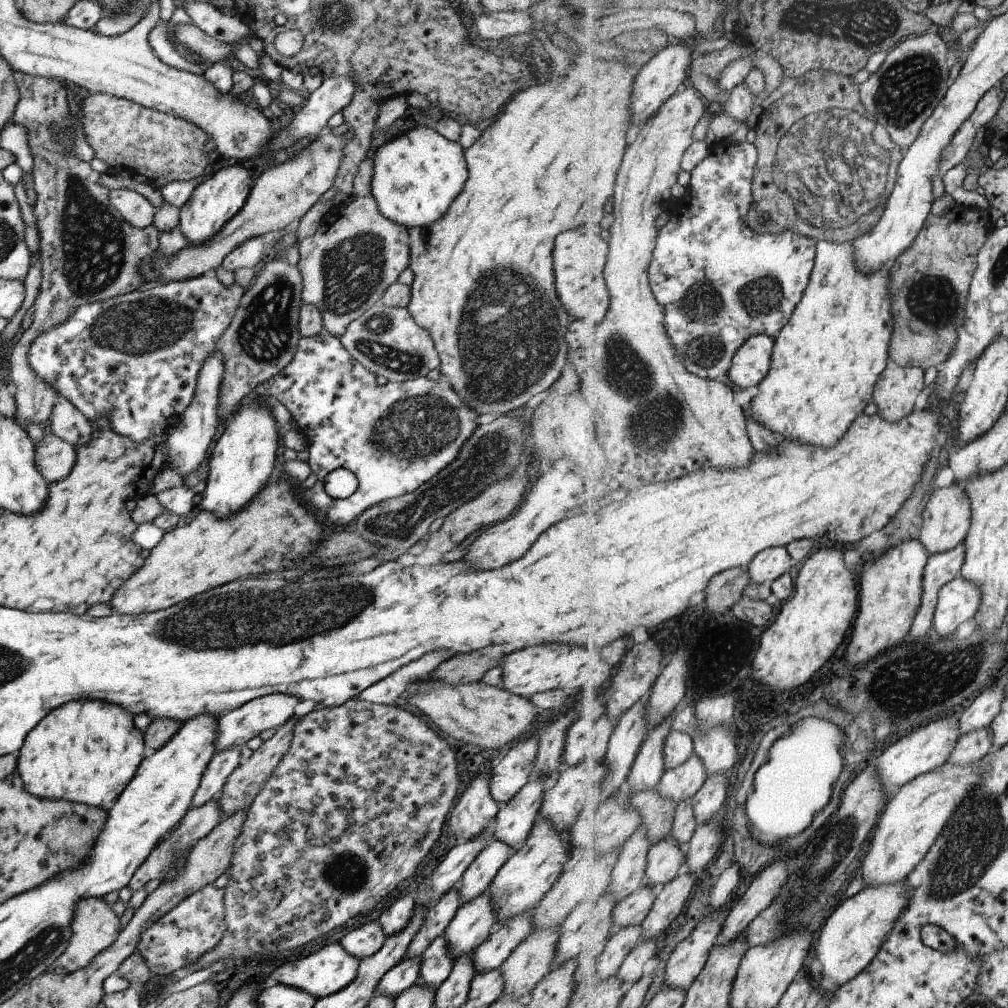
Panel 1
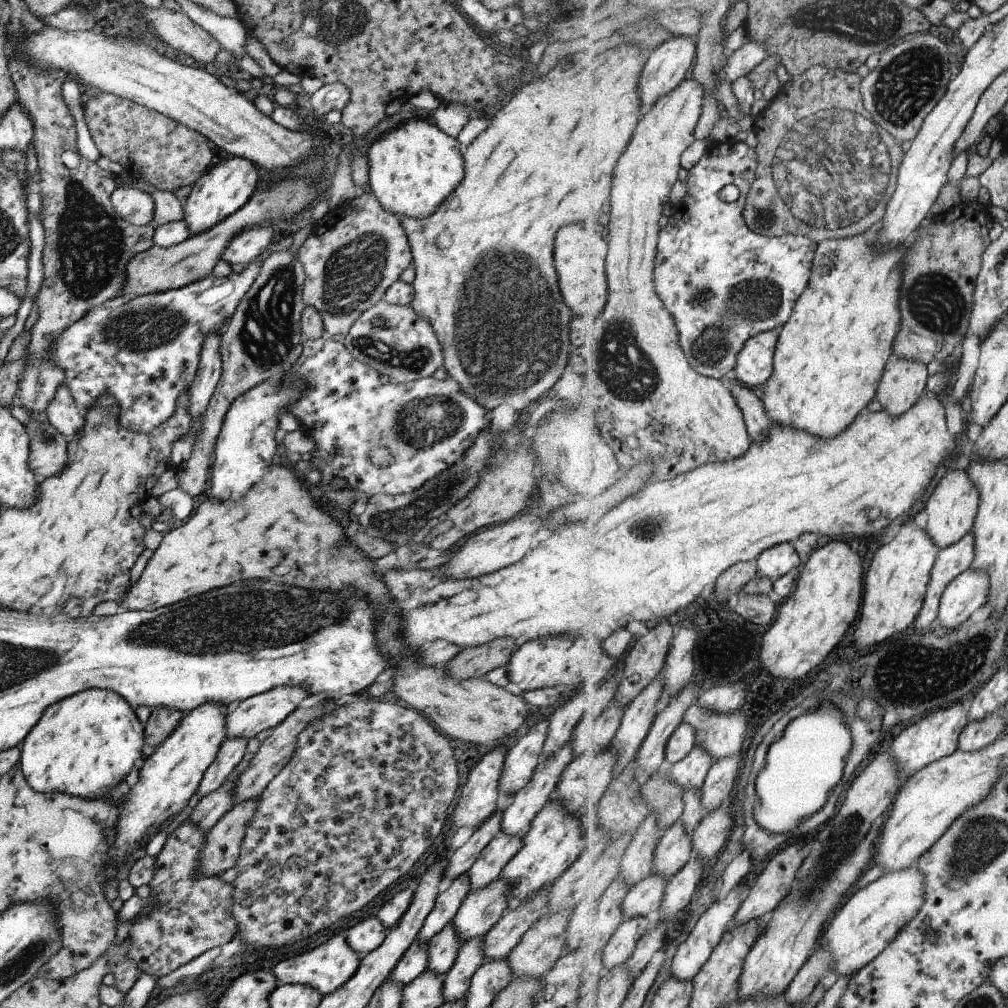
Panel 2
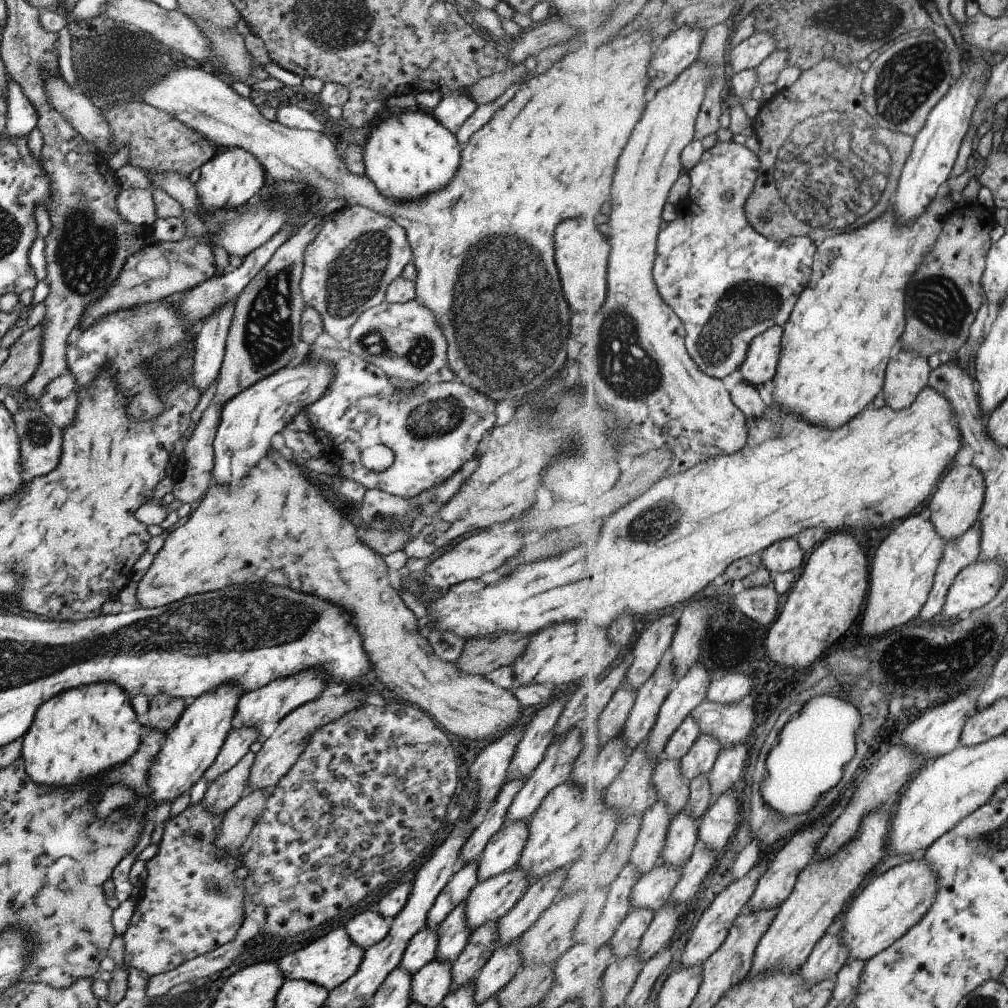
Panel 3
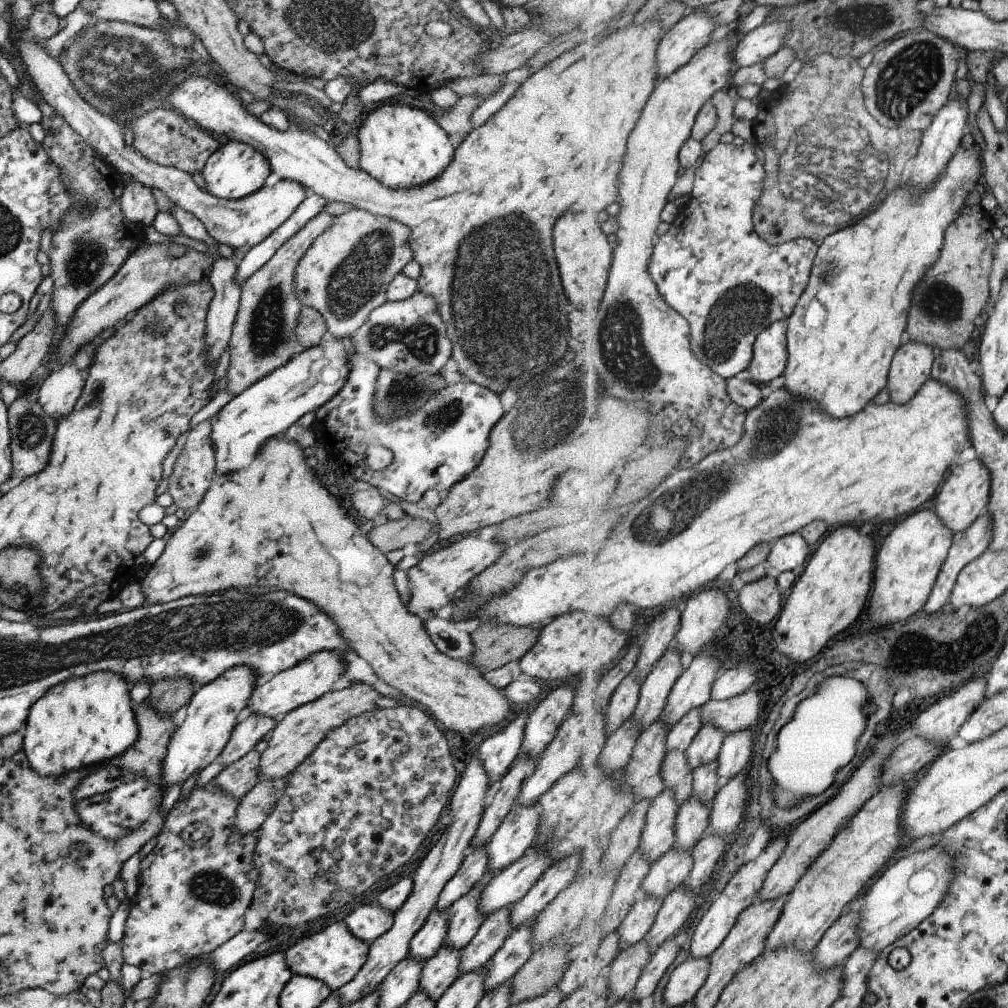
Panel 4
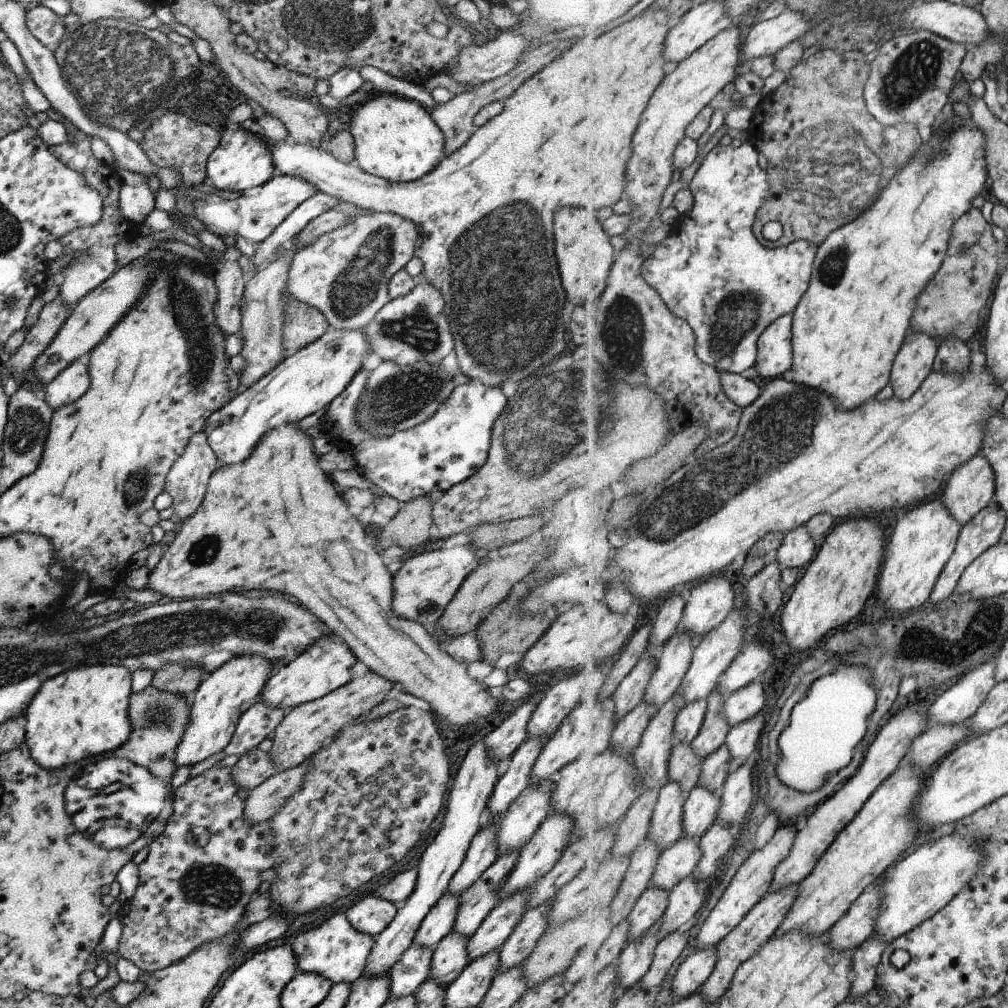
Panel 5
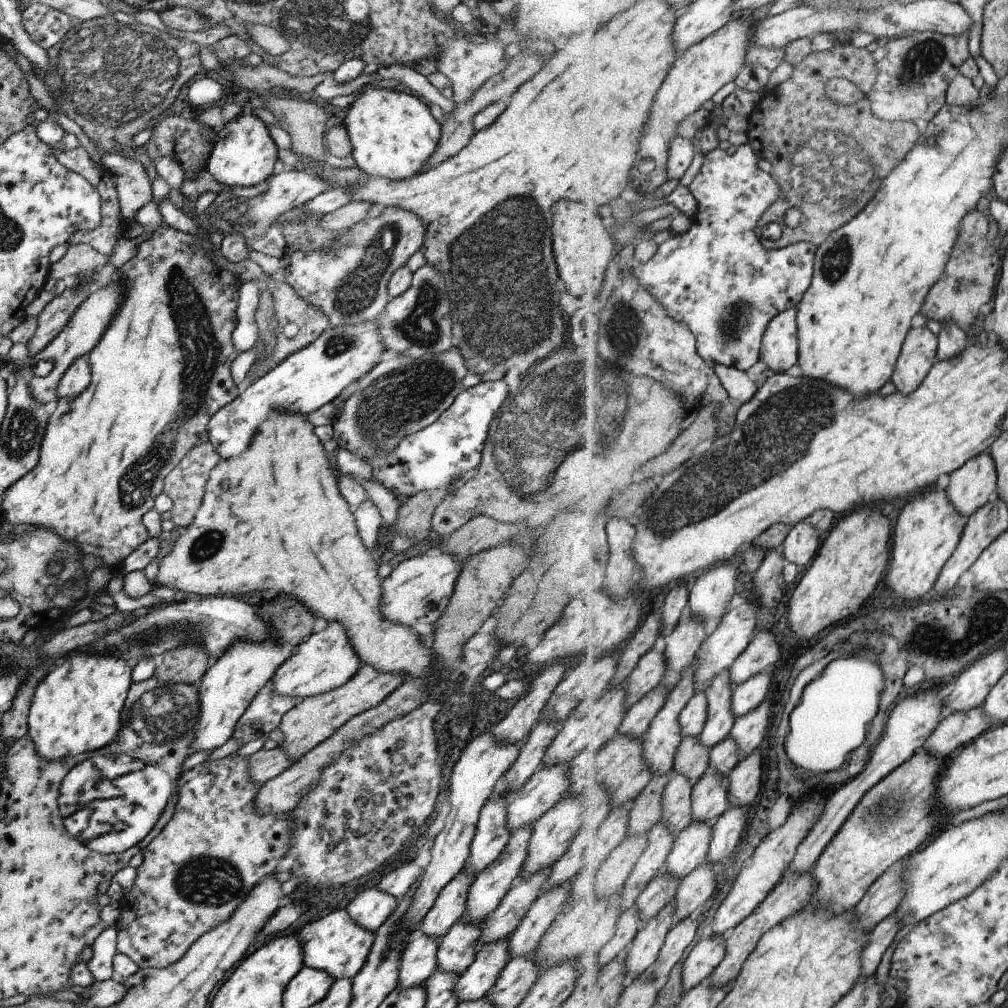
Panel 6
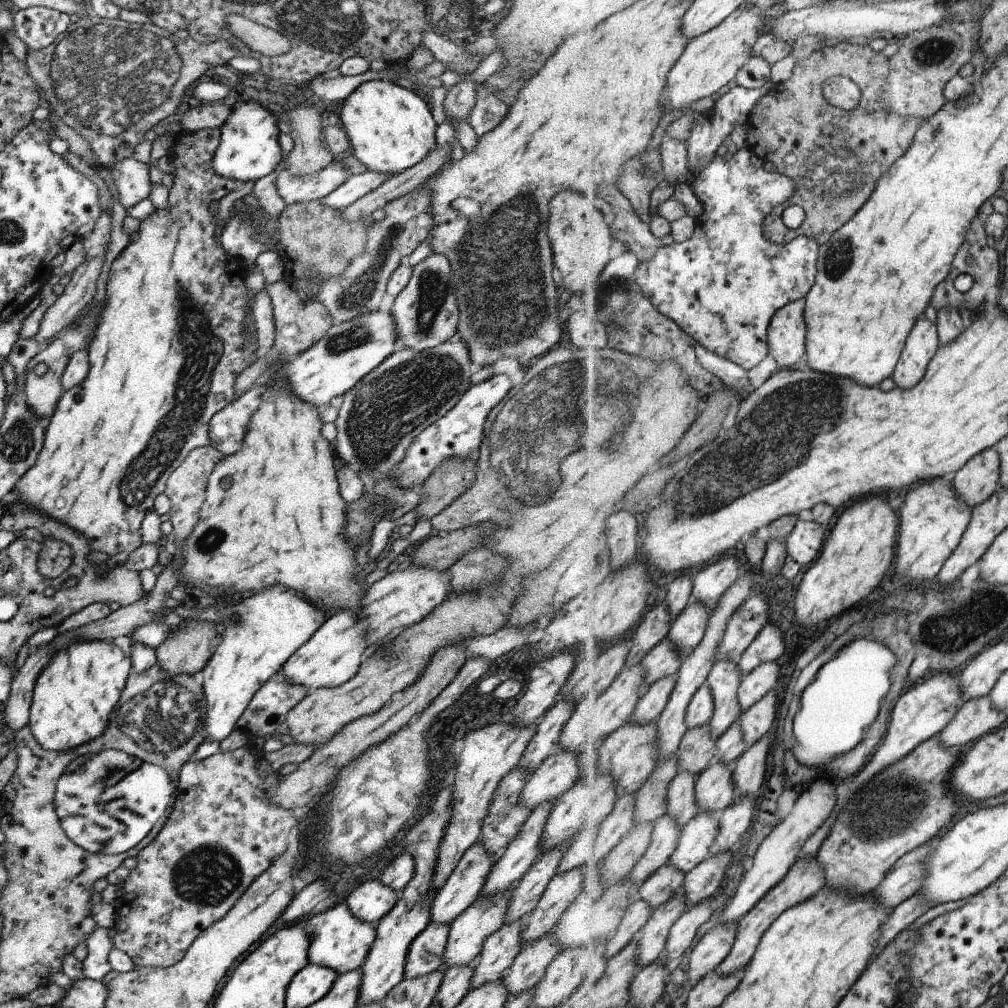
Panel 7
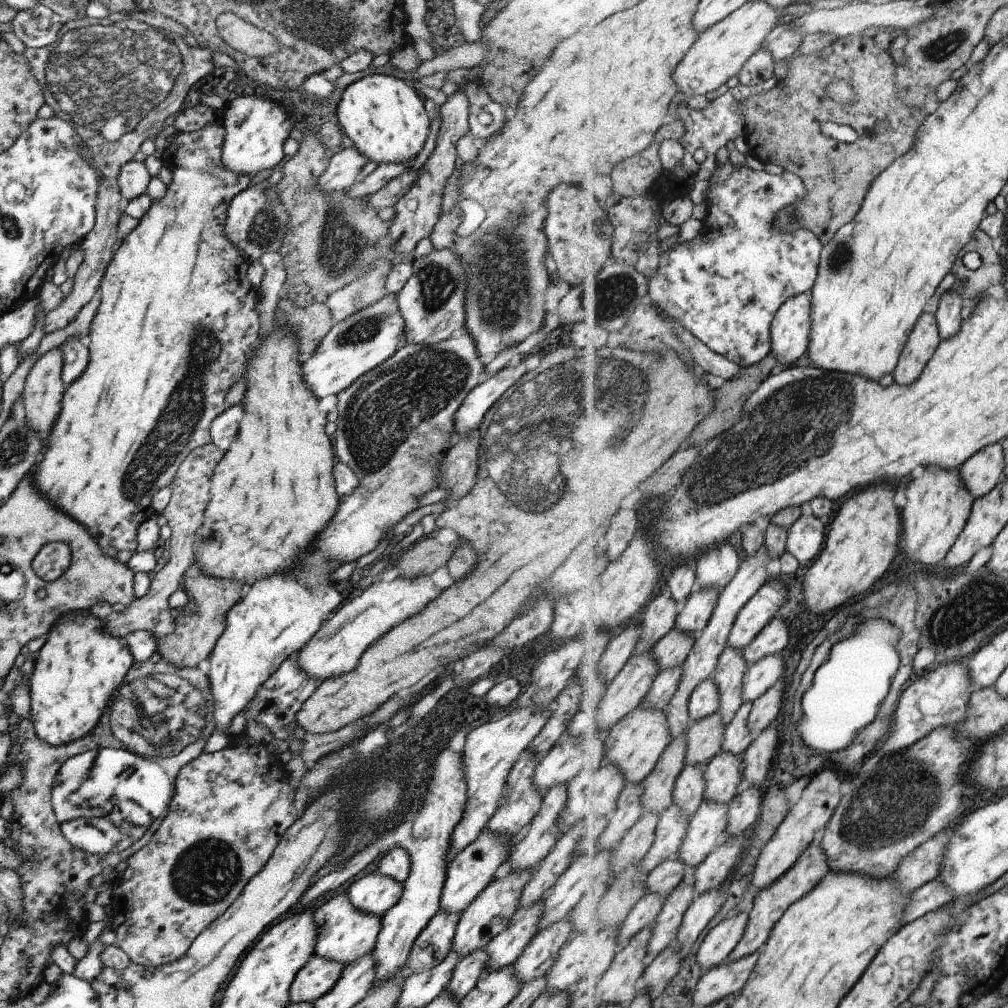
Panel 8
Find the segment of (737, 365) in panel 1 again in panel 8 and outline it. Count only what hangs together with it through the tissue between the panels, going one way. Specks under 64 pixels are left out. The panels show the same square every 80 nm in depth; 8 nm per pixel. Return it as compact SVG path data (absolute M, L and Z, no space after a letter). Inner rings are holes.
M812 290L794 296L781 306L772 322L773 354L790 366L812 343Z

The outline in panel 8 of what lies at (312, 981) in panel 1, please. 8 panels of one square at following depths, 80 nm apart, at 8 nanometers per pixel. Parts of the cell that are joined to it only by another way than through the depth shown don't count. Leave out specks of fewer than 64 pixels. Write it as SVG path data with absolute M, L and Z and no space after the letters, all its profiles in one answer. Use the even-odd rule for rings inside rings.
M346 893L334 894L327 901L323 902L313 912L313 920L316 924L316 943L314 954L323 959L329 959L335 962L340 962L343 966L353 962L364 954L371 953L374 949L376 936L381 928L381 916L370 915L363 911L358 911L348 899Z

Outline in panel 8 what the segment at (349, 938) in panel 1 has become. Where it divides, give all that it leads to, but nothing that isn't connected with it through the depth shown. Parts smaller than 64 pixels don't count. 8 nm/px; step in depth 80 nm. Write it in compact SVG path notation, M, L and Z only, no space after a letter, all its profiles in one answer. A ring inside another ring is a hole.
M381 873L357 878L346 890L349 902L358 910L381 916L402 895L402 884Z

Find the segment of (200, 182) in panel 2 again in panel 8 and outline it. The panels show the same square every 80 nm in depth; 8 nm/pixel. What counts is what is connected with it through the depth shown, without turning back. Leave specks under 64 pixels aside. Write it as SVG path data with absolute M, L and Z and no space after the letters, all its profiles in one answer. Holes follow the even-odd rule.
M261 91L234 98L222 109L220 121L224 128L220 156L222 167L251 177L259 170L280 167L285 159L282 144L293 128L293 115L279 101L274 101Z

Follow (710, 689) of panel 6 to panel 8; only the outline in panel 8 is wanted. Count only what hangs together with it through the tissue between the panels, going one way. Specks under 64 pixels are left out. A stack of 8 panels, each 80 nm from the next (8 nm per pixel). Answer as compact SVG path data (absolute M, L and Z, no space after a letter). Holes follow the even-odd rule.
M728 646L719 657L713 680L721 693L721 708L723 722L726 726L735 718L744 703L743 681L748 669L748 662L743 656L743 650Z

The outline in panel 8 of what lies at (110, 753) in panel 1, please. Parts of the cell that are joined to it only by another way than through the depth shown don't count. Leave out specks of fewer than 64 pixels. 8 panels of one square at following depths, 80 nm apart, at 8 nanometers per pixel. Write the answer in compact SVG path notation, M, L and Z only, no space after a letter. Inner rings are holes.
M69 611L66 615L64 612L37 651L28 678L29 717L35 734L44 743L59 746L85 736L97 724L113 692L134 664L119 637L103 630L104 622L89 611Z

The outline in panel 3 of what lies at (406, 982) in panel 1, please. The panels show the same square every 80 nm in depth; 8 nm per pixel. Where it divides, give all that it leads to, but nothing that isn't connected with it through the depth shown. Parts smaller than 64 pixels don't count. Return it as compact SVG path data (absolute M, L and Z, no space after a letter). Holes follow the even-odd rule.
M423 927L409 939L398 965L413 974L424 964L433 960L436 948L437 935L435 928Z

